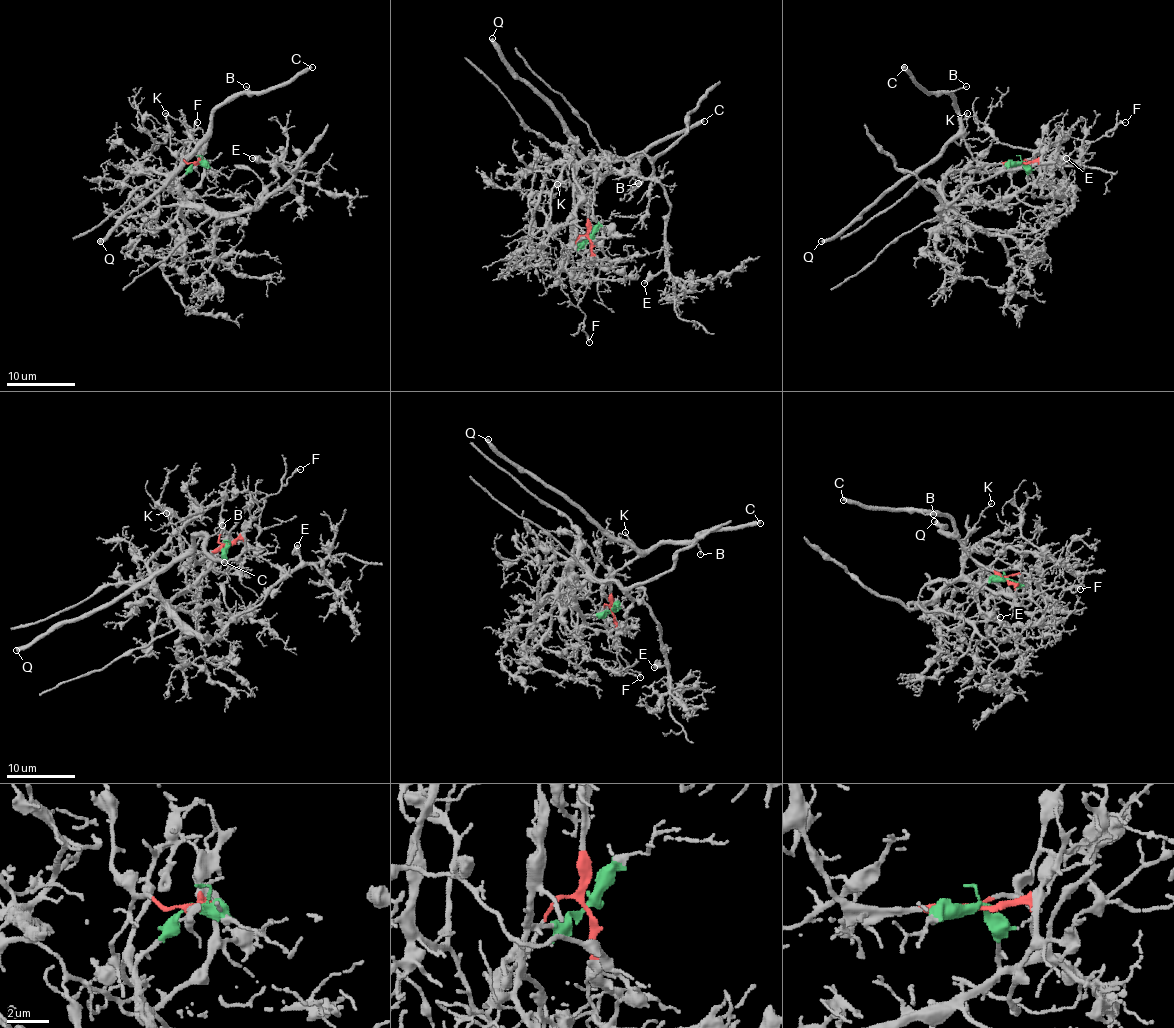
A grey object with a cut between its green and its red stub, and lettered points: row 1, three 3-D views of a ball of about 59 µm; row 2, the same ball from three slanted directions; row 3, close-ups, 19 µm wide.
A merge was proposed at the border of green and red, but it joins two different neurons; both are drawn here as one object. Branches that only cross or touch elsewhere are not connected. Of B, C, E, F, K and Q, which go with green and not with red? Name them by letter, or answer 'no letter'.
E

